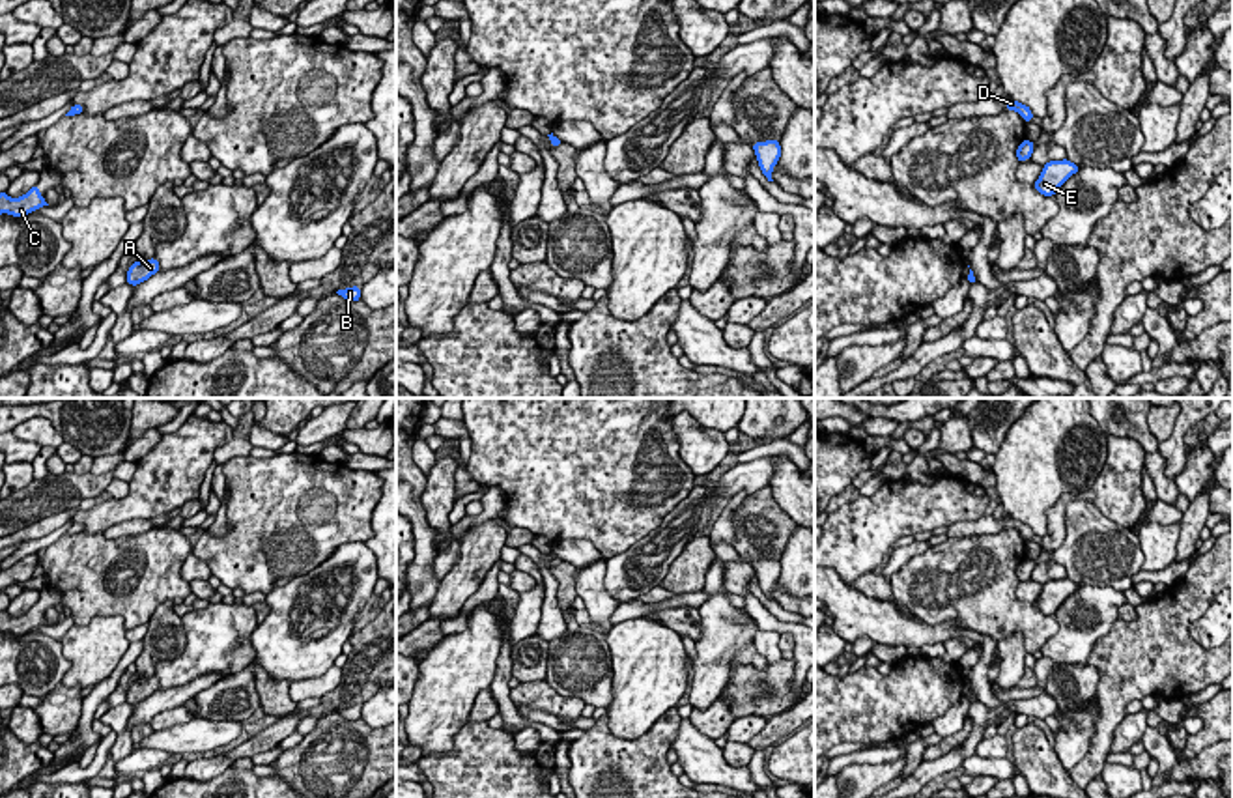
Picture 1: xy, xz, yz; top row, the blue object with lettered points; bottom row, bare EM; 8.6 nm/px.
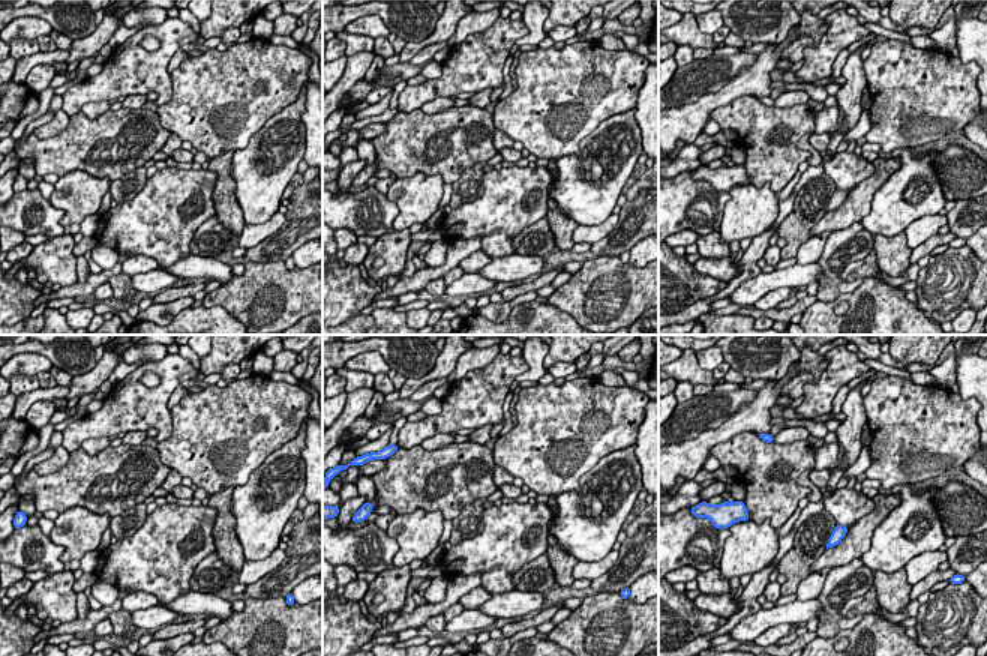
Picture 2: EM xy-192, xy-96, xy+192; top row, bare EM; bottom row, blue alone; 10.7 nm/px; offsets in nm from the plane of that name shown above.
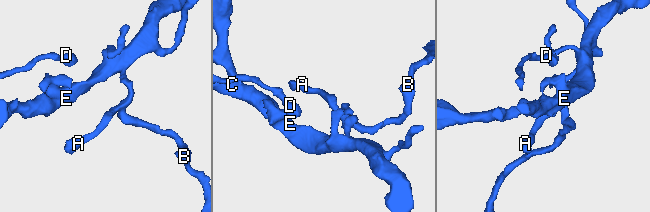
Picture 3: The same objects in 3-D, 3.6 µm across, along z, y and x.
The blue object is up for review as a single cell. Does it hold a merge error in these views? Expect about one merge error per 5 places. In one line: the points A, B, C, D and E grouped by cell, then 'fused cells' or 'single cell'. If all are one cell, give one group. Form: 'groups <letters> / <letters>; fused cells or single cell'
groups A B C D E; single cell

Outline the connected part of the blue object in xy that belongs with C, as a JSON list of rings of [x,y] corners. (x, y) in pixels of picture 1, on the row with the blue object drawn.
[[[34,185],[24,196],[9,198],[7,192],[0,192],[0,215],[9,213],[13,217],[24,217],[37,207],[49,206],[39,194],[39,187]]]

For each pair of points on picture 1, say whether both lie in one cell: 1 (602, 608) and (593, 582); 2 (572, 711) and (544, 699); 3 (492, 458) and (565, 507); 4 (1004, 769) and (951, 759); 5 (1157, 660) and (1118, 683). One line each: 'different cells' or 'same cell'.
1: same cell
2: same cell
3: same cell
4: different cells
5: same cell

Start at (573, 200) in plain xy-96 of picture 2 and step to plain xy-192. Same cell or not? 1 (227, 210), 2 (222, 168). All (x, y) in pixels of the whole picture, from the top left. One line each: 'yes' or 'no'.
1: no
2: no

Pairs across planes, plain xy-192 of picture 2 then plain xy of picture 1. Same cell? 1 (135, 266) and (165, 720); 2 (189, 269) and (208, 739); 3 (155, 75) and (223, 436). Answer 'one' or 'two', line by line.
1: one
2: one
3: one

